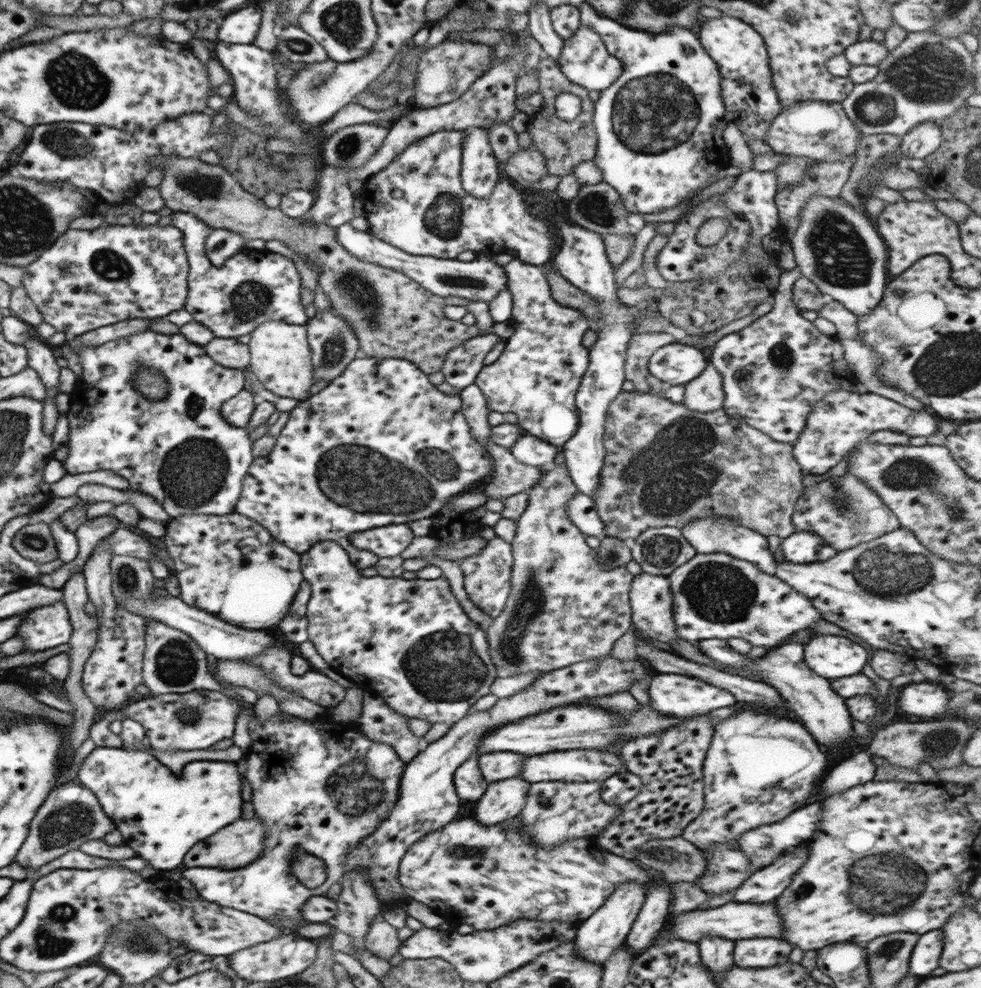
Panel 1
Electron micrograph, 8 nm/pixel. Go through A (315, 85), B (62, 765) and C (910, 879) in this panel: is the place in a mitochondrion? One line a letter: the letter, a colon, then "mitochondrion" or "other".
A: mitochondrion
B: other
C: mitochondrion

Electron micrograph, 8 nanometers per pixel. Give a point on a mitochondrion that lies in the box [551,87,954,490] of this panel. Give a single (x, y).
(841, 257)

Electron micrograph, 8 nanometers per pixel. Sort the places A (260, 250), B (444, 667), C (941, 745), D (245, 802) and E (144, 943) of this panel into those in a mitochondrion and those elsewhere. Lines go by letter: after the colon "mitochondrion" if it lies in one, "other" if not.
A: other
B: mitochondrion
C: mitochondrion
D: other
E: mitochondrion

